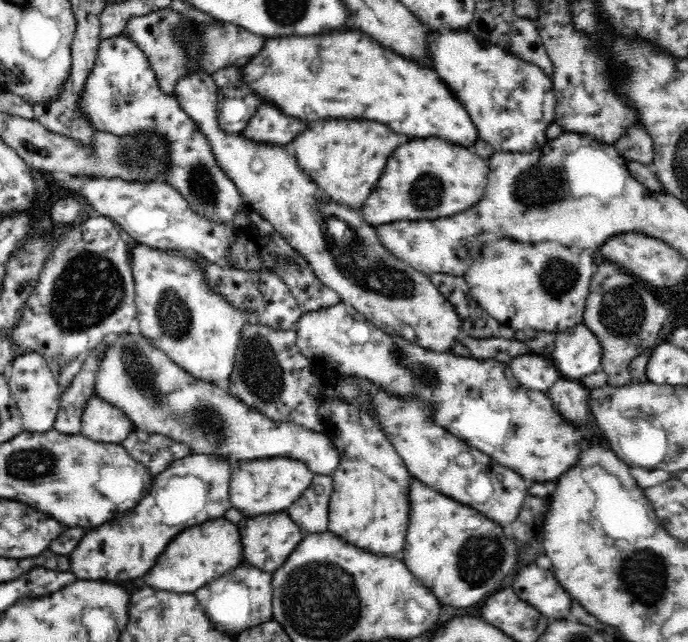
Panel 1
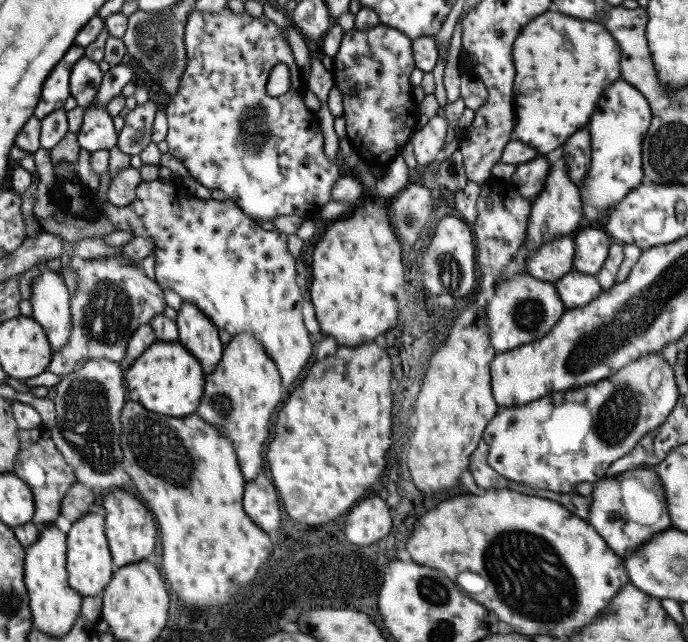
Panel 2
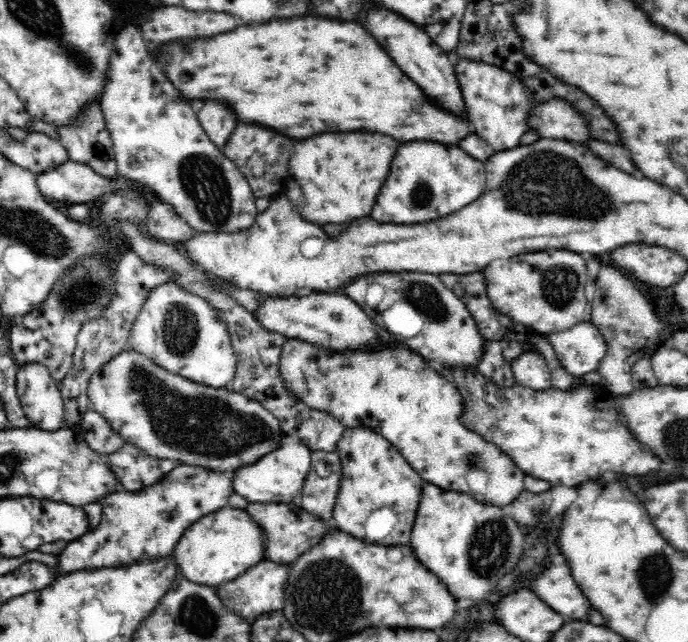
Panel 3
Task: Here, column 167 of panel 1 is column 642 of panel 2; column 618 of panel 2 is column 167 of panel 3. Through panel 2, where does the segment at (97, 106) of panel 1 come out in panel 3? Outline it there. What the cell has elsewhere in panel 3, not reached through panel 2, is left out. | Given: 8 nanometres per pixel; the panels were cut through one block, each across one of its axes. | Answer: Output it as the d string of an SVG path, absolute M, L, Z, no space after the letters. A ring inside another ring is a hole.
M128 24L120 27L114 36L113 50L110 52L106 68L106 82L97 103L112 139L120 177L137 180L154 190L198 233L238 232L248 228L256 220L259 215L254 204L257 197L252 192L247 178L225 155L223 148L210 140L196 112L188 106L188 101L182 98L182 93L176 90L165 76L158 60L147 50L139 27Z

